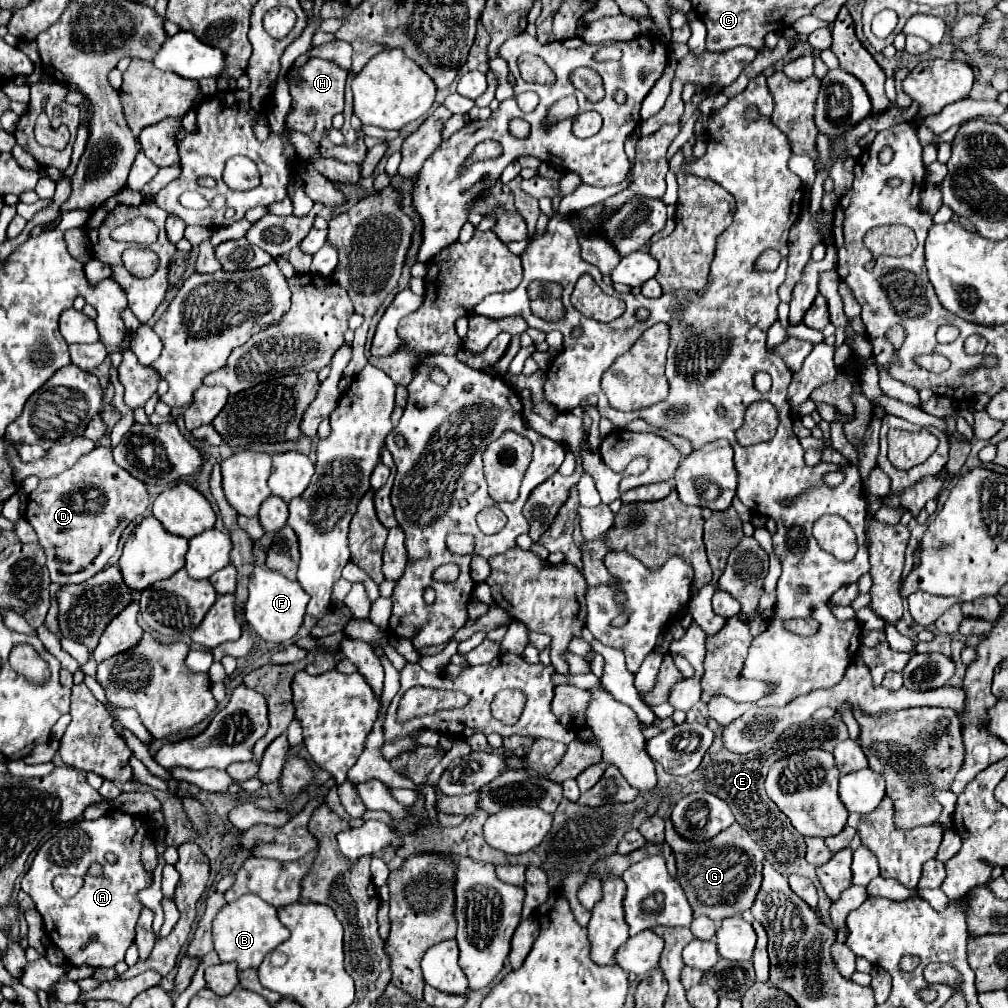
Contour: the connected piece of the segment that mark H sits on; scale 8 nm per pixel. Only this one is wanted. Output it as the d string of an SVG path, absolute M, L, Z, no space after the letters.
M311 58L311 62L307 62L307 66L301 70L291 70L287 74L287 80L289 80L293 102L297 102L297 106L293 106L293 112L287 116L285 130L293 128L321 142L323 130L331 128L331 118L343 112L343 94L345 94L347 76L349 70L337 66L331 60L317 60L317 58Z

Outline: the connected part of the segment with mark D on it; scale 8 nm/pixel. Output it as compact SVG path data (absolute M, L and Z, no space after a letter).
M105 446L93 448L89 454L81 456L75 462L75 466L67 468L63 474L41 480L39 486L27 498L25 520L35 528L39 536L39 544L47 554L47 568L51 574L51 582L57 582L63 586L81 584L87 578L101 572L107 566L109 558L115 554L121 532L127 528L131 520L135 520L139 514L147 510L147 504L149 504L149 494L145 484L133 478L127 470L119 468L111 456L111 448L105 448Z

